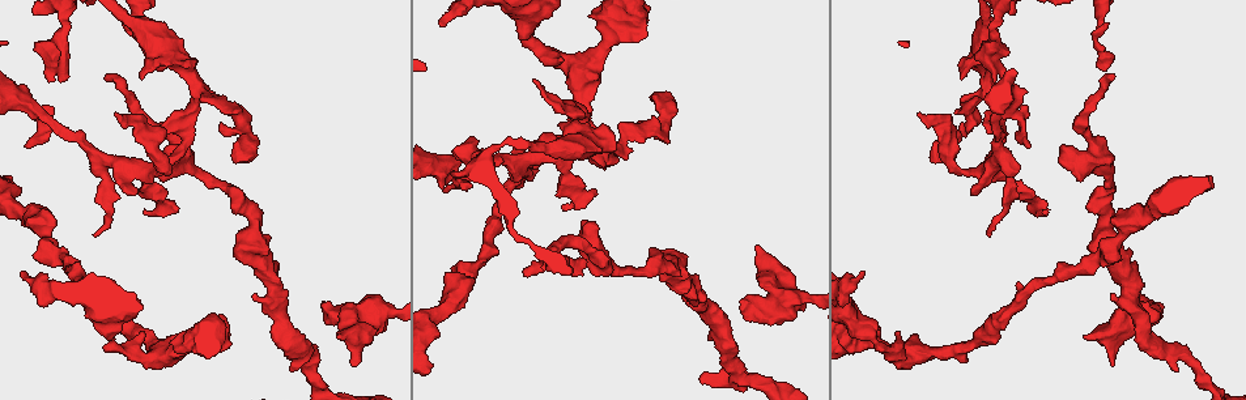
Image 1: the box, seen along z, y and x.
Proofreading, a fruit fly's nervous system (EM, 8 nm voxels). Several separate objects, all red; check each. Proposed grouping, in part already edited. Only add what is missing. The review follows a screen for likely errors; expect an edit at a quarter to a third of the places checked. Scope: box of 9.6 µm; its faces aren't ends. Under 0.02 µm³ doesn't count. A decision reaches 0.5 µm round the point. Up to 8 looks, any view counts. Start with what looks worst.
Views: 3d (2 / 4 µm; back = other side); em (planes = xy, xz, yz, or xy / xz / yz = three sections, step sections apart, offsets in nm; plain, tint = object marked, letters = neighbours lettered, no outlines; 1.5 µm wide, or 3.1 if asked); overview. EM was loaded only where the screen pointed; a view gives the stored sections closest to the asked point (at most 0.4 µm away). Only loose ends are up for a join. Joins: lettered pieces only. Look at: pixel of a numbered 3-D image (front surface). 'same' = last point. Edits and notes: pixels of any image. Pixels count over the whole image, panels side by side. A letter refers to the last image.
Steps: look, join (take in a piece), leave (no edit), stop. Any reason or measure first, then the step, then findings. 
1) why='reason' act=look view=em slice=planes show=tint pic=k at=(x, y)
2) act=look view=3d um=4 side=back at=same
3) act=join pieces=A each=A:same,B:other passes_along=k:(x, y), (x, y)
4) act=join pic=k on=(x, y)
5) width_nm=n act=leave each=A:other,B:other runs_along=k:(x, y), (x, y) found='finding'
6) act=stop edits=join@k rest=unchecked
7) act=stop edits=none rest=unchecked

why='branch stops here' act=look view=em slice=xz step=4 show=letters pic=1 at=(756, 245)

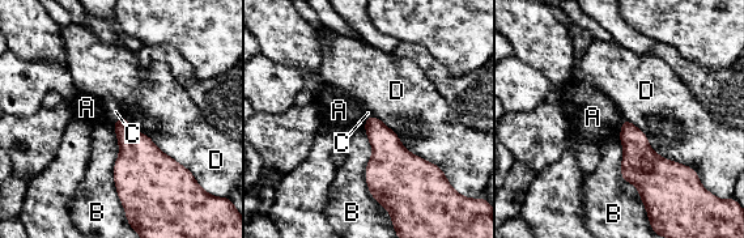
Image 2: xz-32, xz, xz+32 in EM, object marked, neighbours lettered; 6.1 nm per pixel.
act=leave each=A:other,B:other,C:other,D:other border=2:(120, 115), (113, 123) found='no lettered piece goes on from it'

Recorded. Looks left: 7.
why='free end' act=look view=em slice=yz step=8 show=tint pic=1 at=(525, 274)

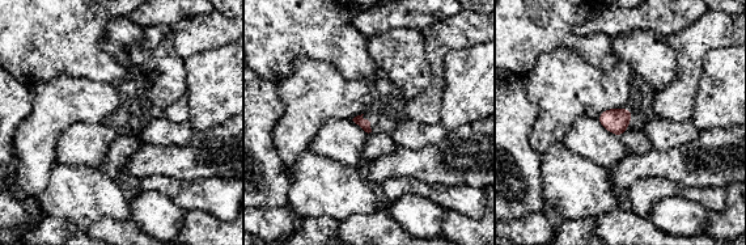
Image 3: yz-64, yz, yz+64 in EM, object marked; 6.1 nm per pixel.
act=look view=em slice=planes show=letters at=same

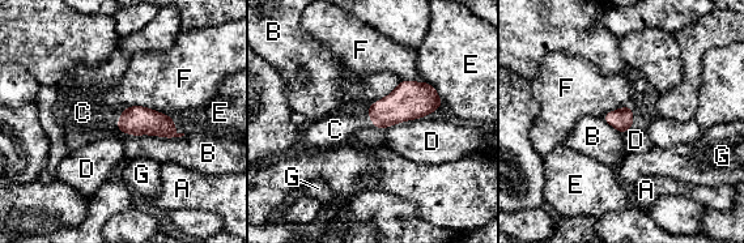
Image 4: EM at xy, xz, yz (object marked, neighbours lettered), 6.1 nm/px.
longest_contact=B:440nm act=join pieces=C each=A:other,B:other,C:same,D:other,E:other,F:other,G:other passes_along=4:(136, 120), (119, 119), (83, 113) found='it goes on there'

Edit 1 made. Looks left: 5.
act=look view=overview

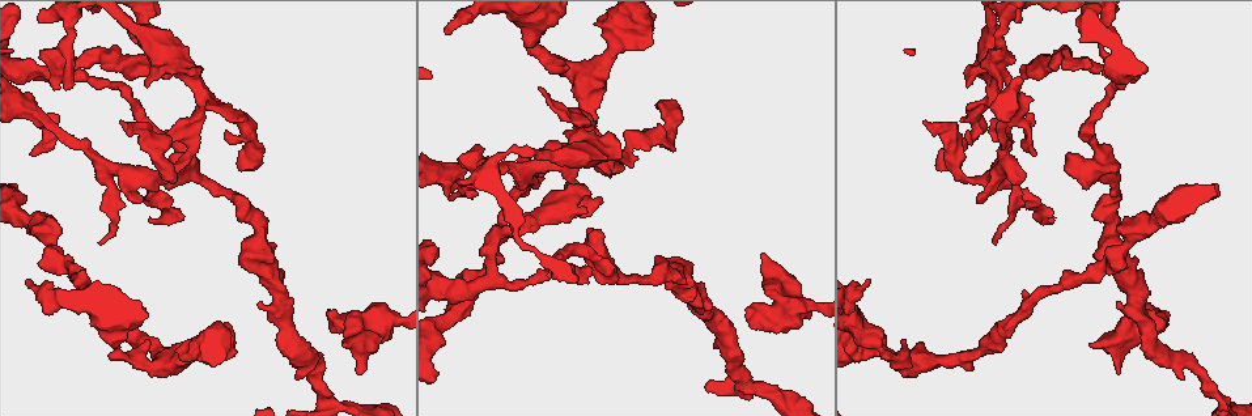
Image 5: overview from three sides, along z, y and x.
act=look view=3d um=2 side=back pic=5 at=(771, 330)

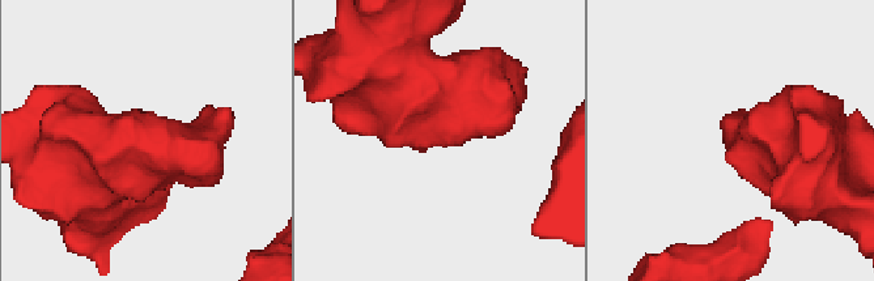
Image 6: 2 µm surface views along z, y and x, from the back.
why='need the tissue' act=look view=em slice=xz step=4 show=letters pic=6 at=(150, 149)

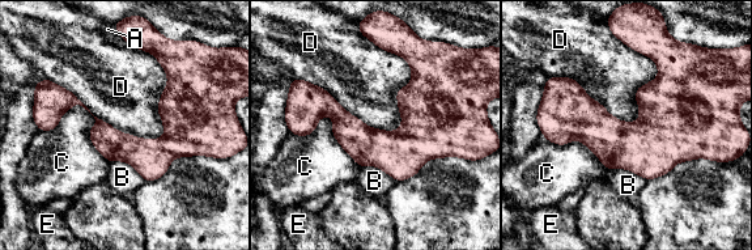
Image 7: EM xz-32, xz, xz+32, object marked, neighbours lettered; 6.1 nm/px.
act=leave each=A:other,B:other,C:other,D:other,E:other border=7:(412, 70), (396, 130), (302, 79) found='none of them fits'

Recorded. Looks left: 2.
act=stop edits=join@4 rest=unchecked

